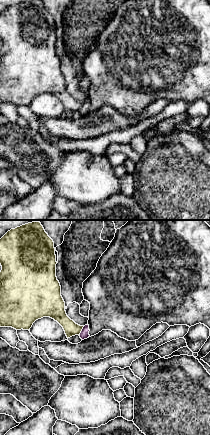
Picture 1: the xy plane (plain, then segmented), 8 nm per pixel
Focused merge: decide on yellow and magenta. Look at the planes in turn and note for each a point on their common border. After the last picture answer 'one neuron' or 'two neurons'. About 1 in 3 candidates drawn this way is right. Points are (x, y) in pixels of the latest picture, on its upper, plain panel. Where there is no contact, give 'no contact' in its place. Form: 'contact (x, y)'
contact (81, 106)

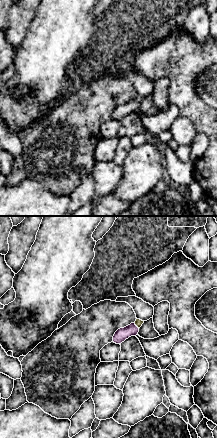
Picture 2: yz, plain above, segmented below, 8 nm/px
contact (135, 100)

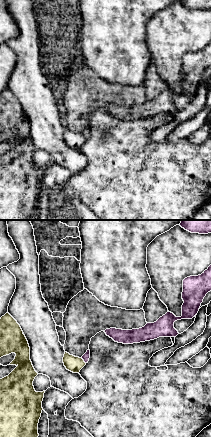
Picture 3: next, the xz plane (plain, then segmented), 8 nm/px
contact (83, 137)

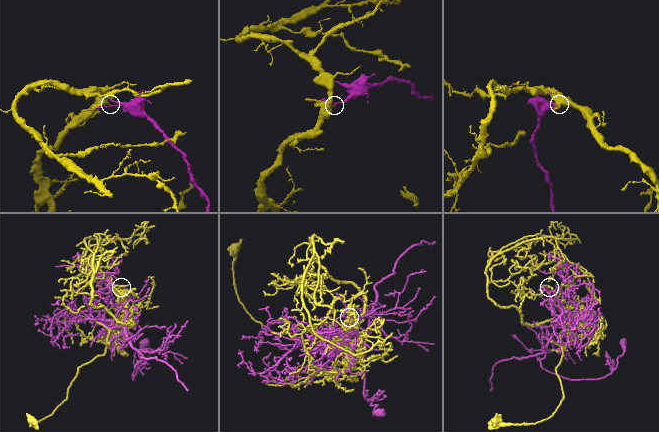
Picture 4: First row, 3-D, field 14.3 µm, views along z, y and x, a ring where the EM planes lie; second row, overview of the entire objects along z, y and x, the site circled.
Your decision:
two neurons

